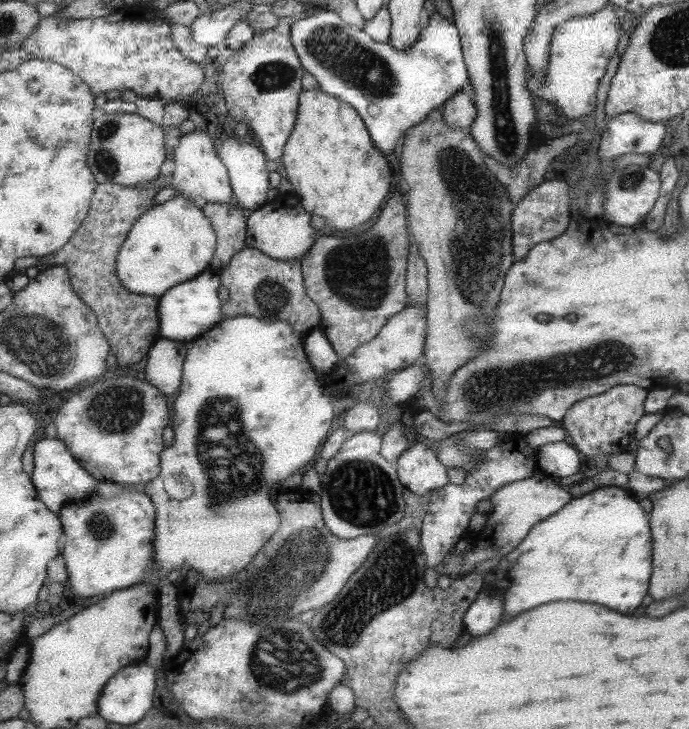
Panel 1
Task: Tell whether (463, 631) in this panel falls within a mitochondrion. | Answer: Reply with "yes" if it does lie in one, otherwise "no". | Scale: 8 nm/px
no

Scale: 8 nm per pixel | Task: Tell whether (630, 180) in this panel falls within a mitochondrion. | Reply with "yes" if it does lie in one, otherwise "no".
yes

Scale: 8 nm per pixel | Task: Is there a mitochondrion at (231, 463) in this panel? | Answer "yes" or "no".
yes

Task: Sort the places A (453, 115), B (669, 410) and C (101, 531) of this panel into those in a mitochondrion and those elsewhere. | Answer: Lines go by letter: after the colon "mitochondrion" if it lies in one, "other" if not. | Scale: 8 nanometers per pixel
A: other
B: other
C: mitochondrion

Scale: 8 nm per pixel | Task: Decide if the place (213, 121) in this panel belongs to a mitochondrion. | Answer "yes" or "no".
no

